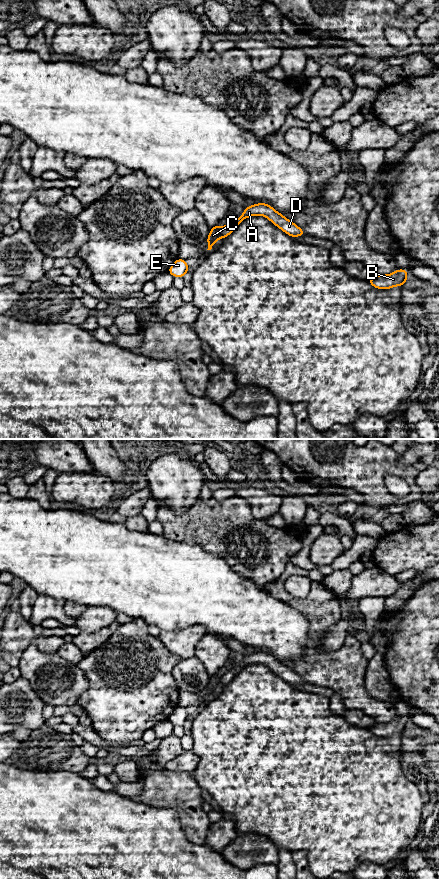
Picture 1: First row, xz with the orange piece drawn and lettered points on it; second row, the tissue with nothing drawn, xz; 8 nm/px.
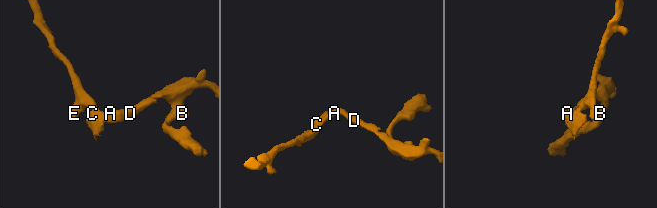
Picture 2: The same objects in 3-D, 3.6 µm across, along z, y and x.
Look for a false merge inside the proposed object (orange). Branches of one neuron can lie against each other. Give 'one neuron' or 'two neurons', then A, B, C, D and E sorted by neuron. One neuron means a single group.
one neuron; groups A B C D E

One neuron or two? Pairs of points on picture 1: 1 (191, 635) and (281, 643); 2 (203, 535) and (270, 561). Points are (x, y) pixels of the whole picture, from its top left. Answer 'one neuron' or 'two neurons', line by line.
1: two neurons
2: one neuron

